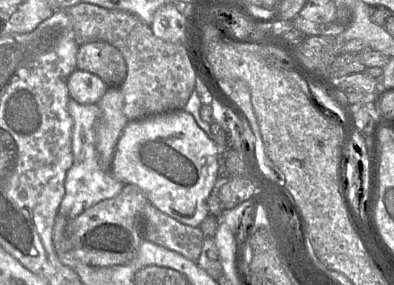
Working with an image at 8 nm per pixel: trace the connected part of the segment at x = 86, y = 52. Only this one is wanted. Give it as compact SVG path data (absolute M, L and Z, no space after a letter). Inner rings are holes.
M103 41L79 46L76 66L78 70L97 75L108 87L120 86L127 75L127 65L121 52Z

